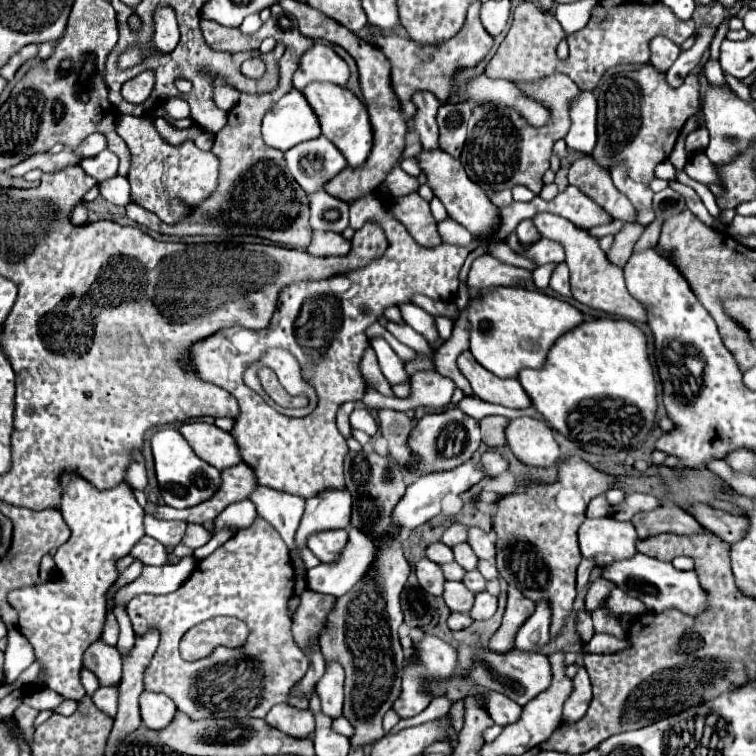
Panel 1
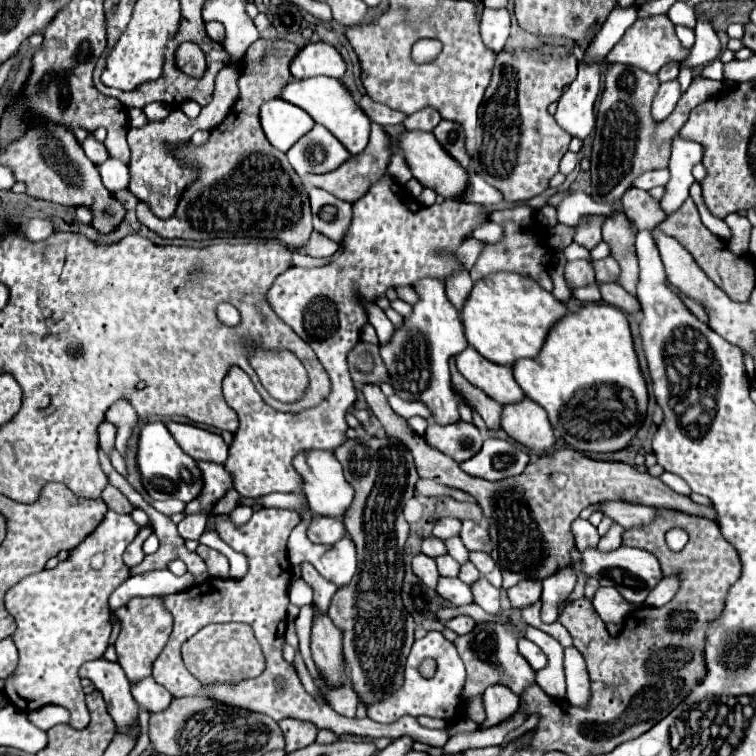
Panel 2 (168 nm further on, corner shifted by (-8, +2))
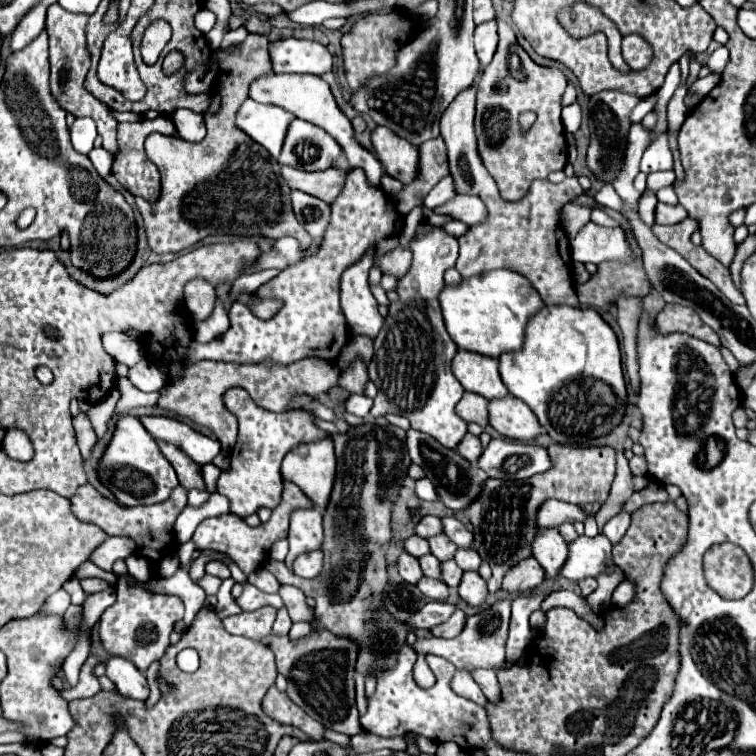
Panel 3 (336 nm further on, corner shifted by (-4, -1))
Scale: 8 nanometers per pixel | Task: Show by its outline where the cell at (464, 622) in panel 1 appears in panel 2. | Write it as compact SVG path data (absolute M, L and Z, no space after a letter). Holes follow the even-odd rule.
M456 616L456 618L448 620L446 626L450 630L454 630L456 634L466 634L466 632L472 632L472 628L476 626L476 622L470 616Z

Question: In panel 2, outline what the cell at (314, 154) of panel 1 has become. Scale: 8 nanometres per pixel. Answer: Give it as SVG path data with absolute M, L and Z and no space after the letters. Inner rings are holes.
M320 124L302 136L288 152L288 160L298 176L332 172L342 166L346 158L350 158L350 152Z

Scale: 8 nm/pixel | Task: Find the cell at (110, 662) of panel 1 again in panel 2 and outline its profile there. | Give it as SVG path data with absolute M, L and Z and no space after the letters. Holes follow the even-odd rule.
M106 658L86 662L80 668L80 678L90 678L96 690L102 692L118 732L130 732L134 736L140 734L138 704L130 694L130 682L118 662L110 662Z

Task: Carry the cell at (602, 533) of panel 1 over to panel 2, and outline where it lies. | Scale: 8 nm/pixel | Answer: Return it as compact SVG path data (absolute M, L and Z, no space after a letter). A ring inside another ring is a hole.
M576 518L572 522L572 532L574 532L574 538L576 538L576 548L580 552L584 552L586 548L592 548L598 544L598 528L594 524L590 524L588 520L582 520L582 518Z

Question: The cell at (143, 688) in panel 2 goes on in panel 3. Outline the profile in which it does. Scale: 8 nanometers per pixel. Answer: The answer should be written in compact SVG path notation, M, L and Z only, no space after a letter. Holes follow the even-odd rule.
M110 657L106 661L106 677L116 685L120 695L128 699L142 699L142 701L148 699L150 693L148 681L128 659Z

